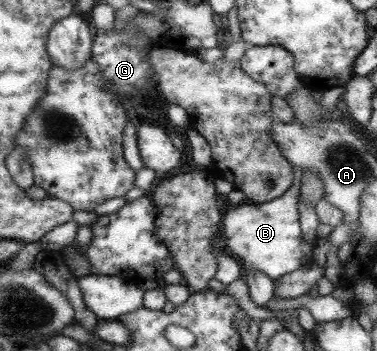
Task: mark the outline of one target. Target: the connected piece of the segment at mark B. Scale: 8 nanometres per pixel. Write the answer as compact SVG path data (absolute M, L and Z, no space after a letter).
M293 167L293 173L292 186L278 198L261 203L240 202L236 208L228 210L221 220L226 251L240 261L242 269L258 270L274 282L280 276L313 262L315 243L304 242L298 222L301 171Z

